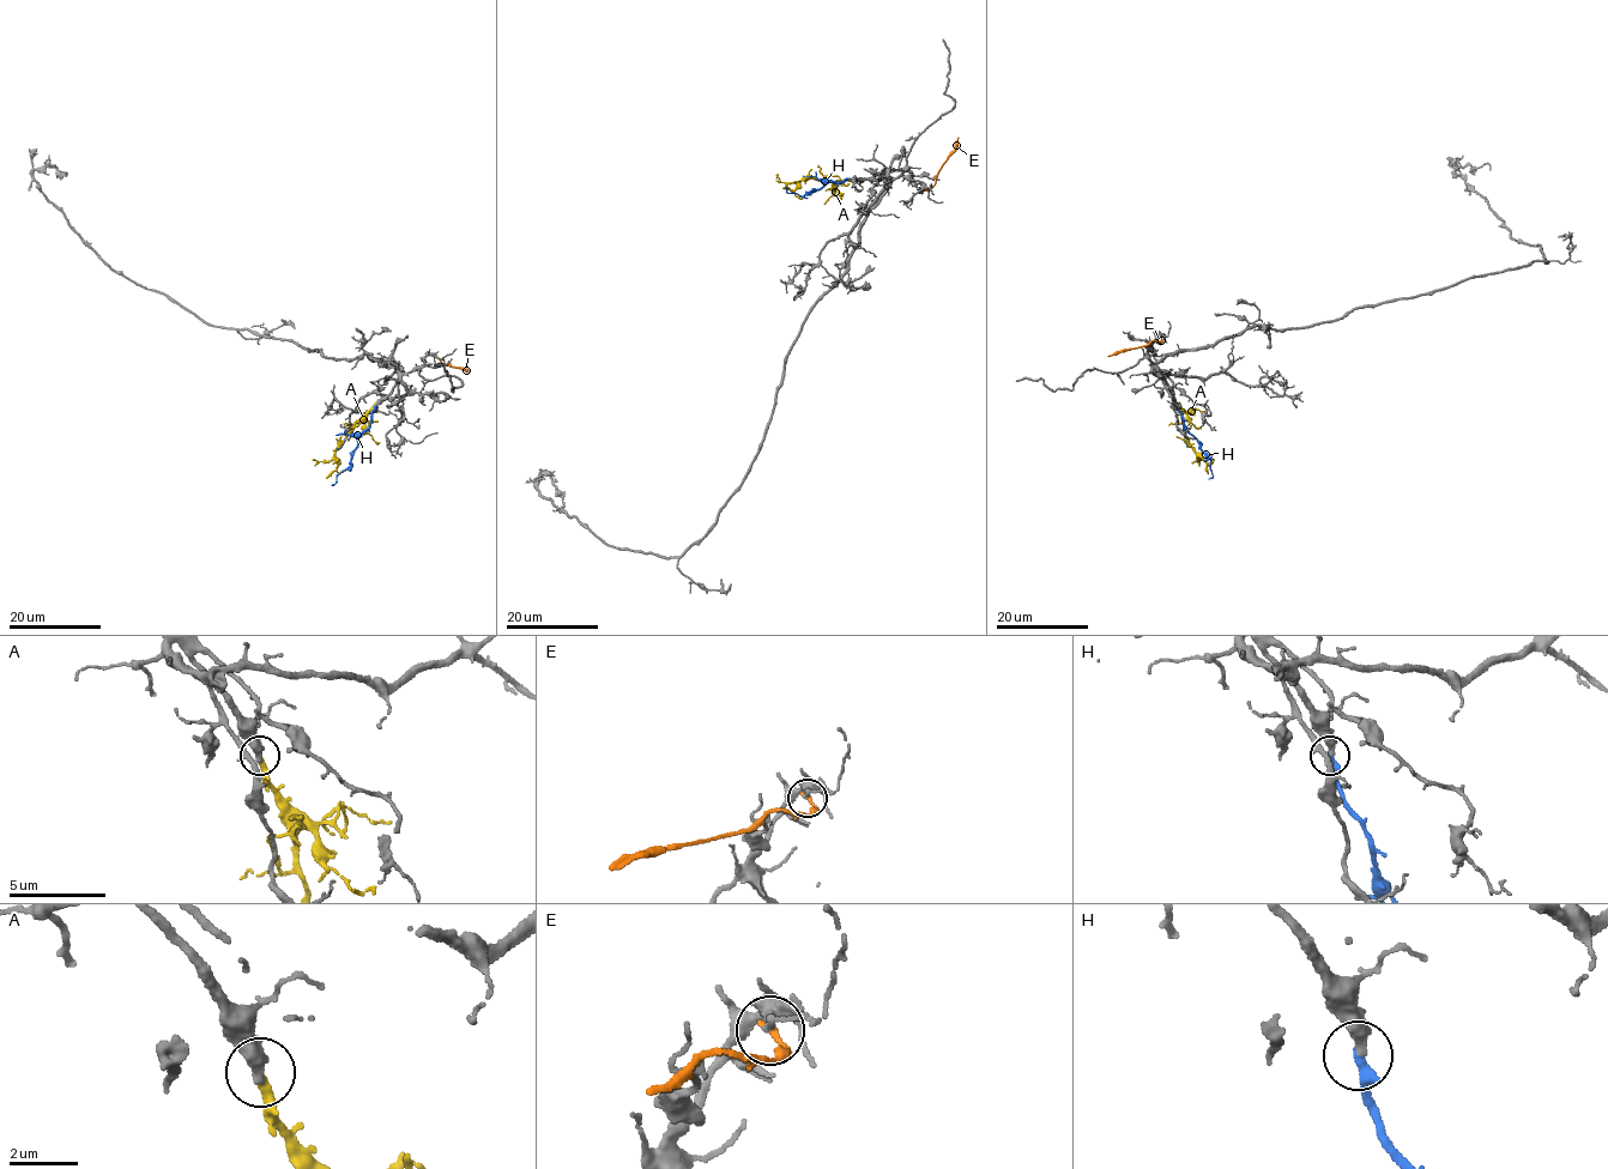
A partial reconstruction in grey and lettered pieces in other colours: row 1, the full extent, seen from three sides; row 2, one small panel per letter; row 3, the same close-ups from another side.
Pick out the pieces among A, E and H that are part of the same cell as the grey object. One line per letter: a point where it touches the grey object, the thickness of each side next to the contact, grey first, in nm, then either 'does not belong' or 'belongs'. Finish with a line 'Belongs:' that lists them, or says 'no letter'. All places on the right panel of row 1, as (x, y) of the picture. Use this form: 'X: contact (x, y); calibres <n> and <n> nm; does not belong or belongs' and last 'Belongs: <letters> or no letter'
A: contact (1173, 395); calibres 480 and 380 nm; does not belong
E: contact (1160, 338); calibres 160 and 170 nm; does not belong
H: contact (1173, 397); calibres 400 and 380 nm; belongs
Belongs: H

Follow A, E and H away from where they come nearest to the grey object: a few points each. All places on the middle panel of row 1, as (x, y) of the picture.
A: (852, 180), (834, 182), (805, 177), (793, 192), (802, 199)
E: (925, 189), (935, 181), (957, 137)
H: (852, 180), (829, 181), (801, 197), (787, 192), (786, 187)

